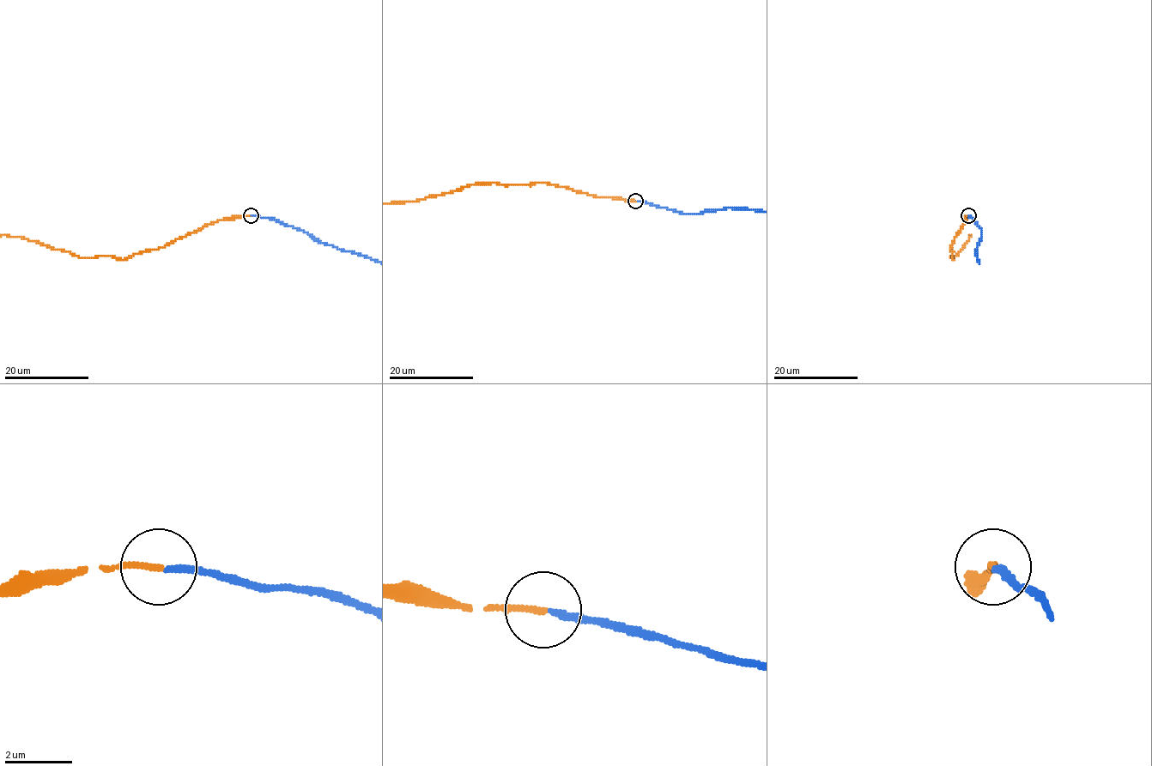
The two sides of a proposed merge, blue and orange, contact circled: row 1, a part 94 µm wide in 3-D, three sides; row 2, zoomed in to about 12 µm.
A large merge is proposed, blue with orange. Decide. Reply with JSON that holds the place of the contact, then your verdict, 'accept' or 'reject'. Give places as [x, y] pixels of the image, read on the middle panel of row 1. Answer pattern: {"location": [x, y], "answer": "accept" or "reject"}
{"location": [635, 201], "answer": "accept"}

